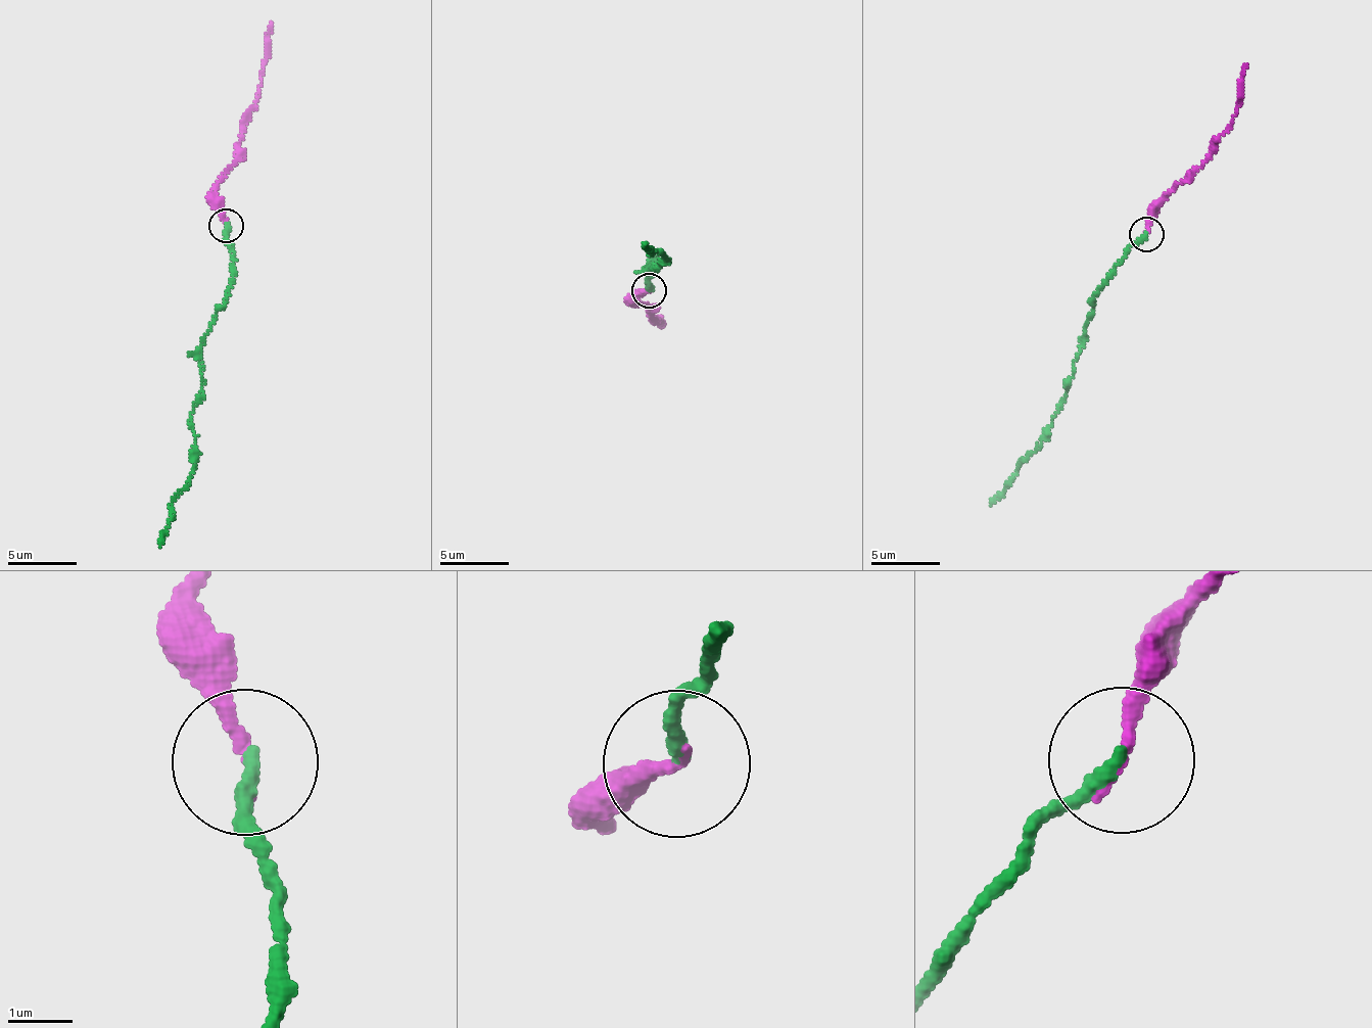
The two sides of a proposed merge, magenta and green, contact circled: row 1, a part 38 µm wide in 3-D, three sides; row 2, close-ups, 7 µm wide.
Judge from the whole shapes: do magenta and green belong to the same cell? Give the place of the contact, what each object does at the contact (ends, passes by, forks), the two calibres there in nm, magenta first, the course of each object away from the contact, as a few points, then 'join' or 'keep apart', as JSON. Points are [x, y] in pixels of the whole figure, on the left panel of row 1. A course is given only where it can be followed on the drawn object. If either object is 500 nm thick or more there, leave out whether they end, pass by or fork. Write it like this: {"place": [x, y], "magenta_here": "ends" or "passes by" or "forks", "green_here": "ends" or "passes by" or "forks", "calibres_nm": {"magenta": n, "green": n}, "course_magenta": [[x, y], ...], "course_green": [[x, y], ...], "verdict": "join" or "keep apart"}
{"place": [226, 225], "magenta_here": "ends", "green_here": "ends", "calibres_nm": {"magenta": 190, "green": 240}, "course_magenta": [[225, 227], [216, 189], [231, 166], [258, 89], [271, 21]], "course_green": [[225, 227], [233, 264], [224, 302], [201, 347], [201, 390], [191, 426], [197, 461], [172, 504], [159, 547]], "verdict": "join"}

